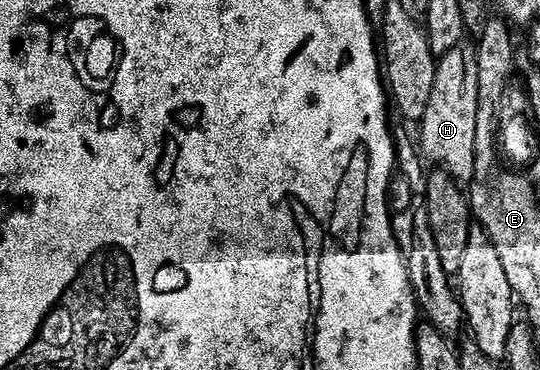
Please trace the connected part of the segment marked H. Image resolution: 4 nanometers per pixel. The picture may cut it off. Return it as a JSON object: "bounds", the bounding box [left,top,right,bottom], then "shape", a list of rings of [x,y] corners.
{"bounds":[417,41,477,181],"shape":[[[460,41],[438,56],[433,90],[425,104],[425,113],[417,121],[417,147],[422,158],[450,173],[456,181],[470,180],[473,173],[473,136],[477,129],[477,61],[474,46]]]}

